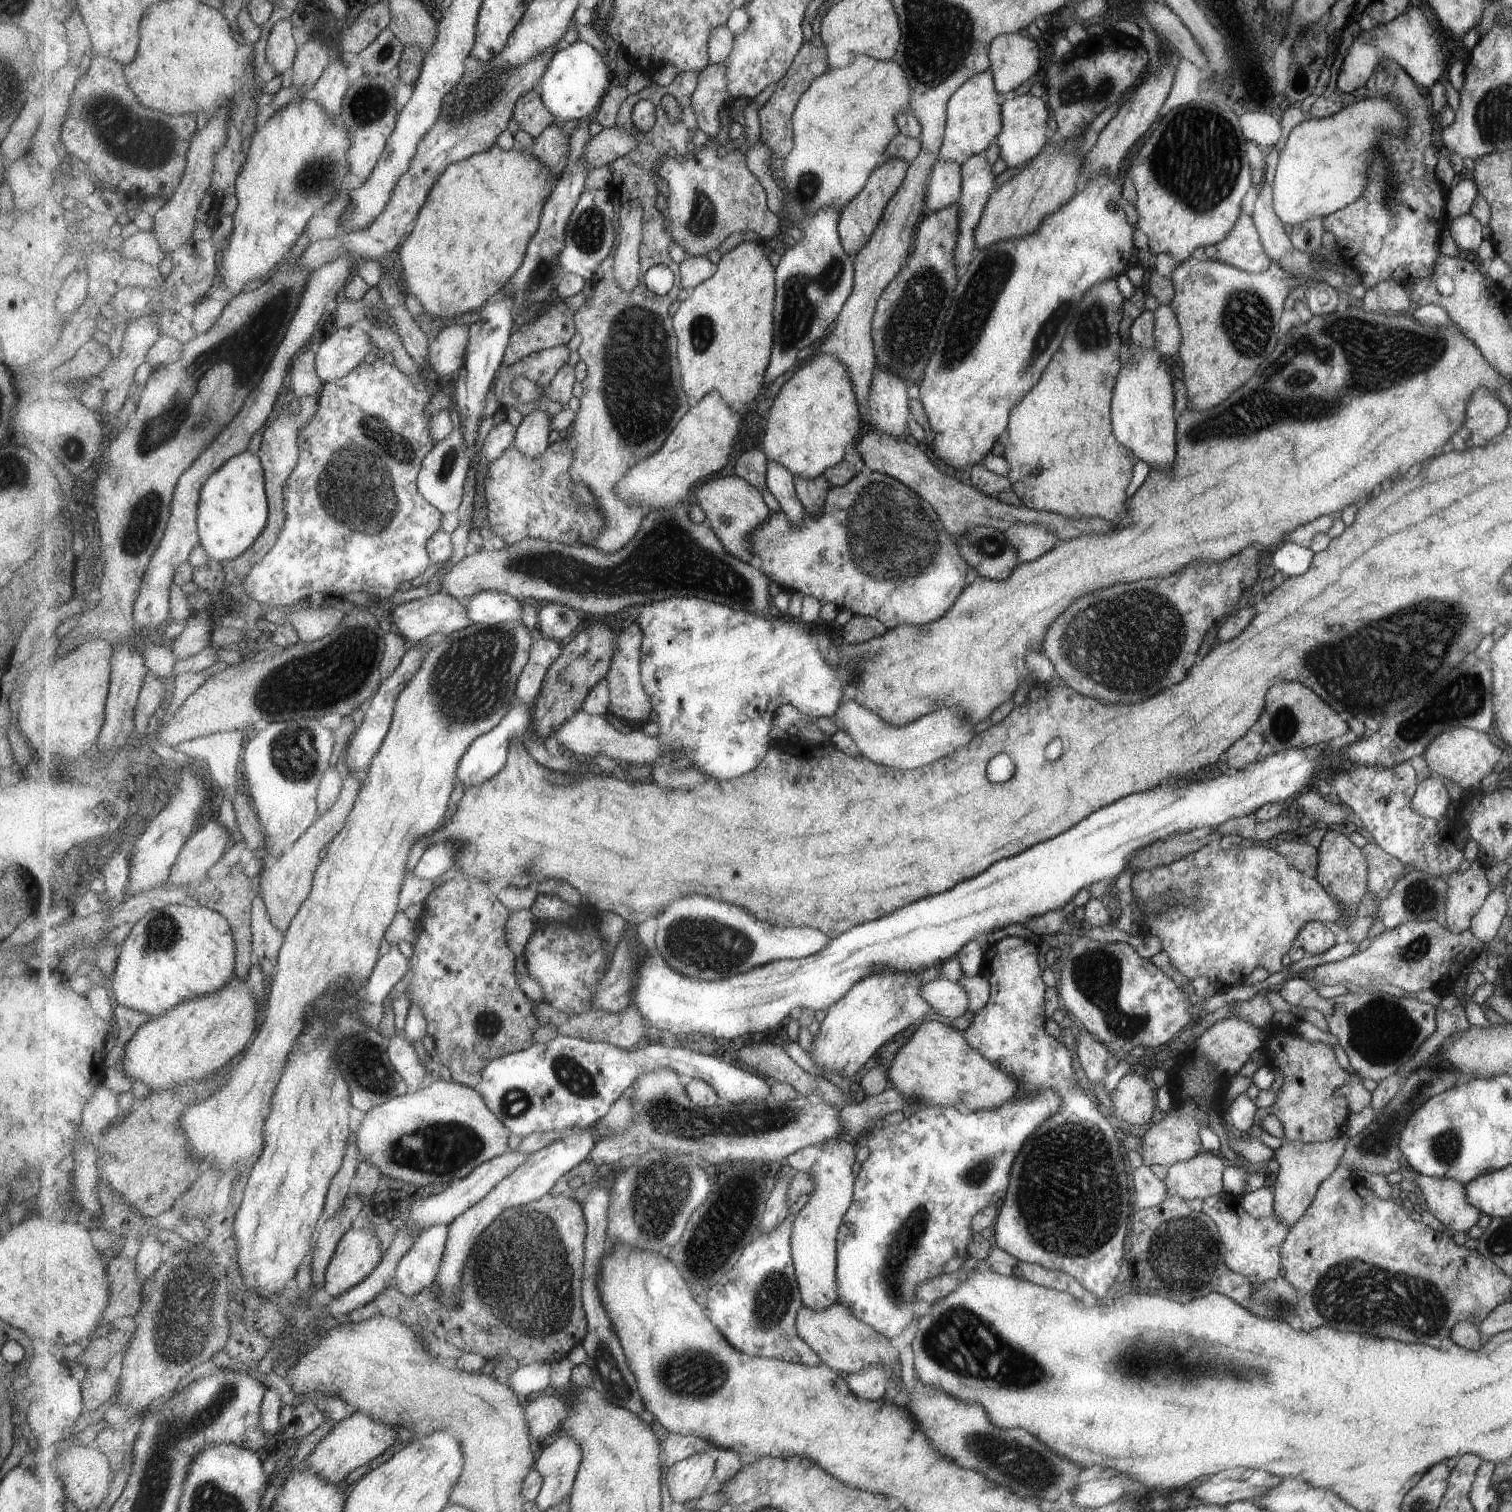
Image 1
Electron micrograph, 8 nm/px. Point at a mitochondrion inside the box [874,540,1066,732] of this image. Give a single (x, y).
(975, 610)

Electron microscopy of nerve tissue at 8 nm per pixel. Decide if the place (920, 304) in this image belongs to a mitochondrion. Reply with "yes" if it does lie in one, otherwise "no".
yes

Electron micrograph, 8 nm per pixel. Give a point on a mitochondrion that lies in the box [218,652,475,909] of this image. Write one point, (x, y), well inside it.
(295, 753)

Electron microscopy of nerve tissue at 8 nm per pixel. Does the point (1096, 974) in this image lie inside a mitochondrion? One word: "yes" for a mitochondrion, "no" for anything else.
yes

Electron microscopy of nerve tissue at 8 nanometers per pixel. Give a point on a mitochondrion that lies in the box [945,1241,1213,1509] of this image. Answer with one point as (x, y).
(989, 1449)

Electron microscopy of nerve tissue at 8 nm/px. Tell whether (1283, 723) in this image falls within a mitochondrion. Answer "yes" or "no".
yes

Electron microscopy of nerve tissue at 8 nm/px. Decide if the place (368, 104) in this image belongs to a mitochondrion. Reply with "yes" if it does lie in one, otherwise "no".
yes

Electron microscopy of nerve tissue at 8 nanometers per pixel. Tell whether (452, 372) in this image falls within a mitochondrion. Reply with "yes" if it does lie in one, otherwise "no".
no

